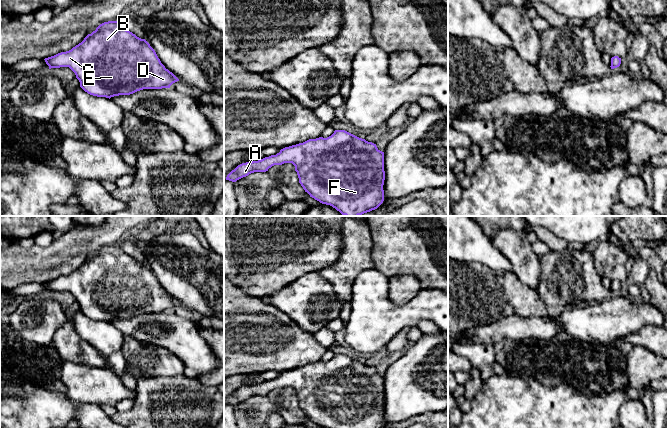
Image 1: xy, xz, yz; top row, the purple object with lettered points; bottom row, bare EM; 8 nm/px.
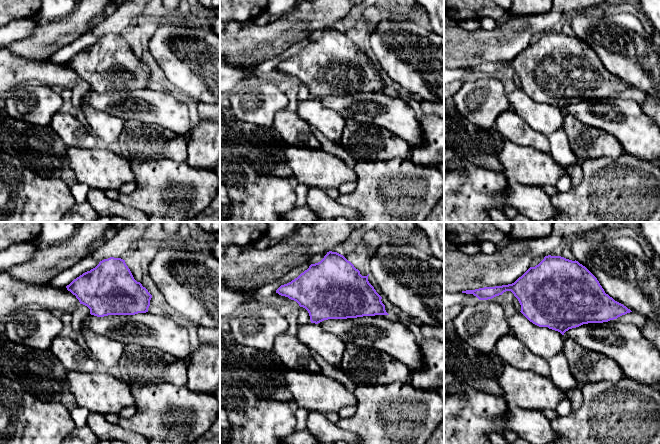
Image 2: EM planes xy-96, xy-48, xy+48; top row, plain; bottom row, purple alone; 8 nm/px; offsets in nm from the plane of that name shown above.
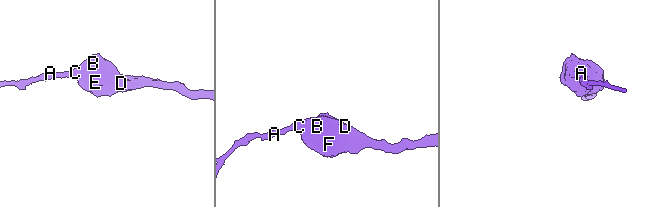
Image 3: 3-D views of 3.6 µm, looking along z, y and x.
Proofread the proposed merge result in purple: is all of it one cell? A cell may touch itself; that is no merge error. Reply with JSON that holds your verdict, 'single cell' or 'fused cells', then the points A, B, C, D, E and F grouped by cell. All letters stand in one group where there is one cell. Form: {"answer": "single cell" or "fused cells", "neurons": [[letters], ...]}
{"answer": "single cell", "neurons": [["A", "B", "C", "D", "E", "F"]]}

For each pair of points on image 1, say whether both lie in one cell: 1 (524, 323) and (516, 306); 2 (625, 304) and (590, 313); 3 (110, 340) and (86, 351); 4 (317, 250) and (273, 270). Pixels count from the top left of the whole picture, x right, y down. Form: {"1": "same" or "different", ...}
{"1": "different", "2": "same", "3": "different", "4": "same"}

